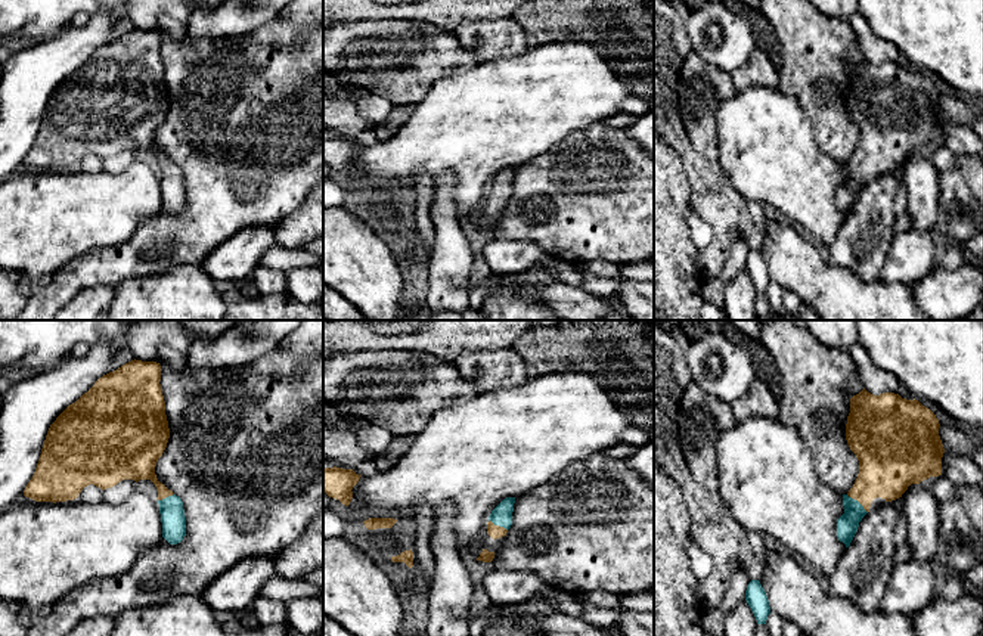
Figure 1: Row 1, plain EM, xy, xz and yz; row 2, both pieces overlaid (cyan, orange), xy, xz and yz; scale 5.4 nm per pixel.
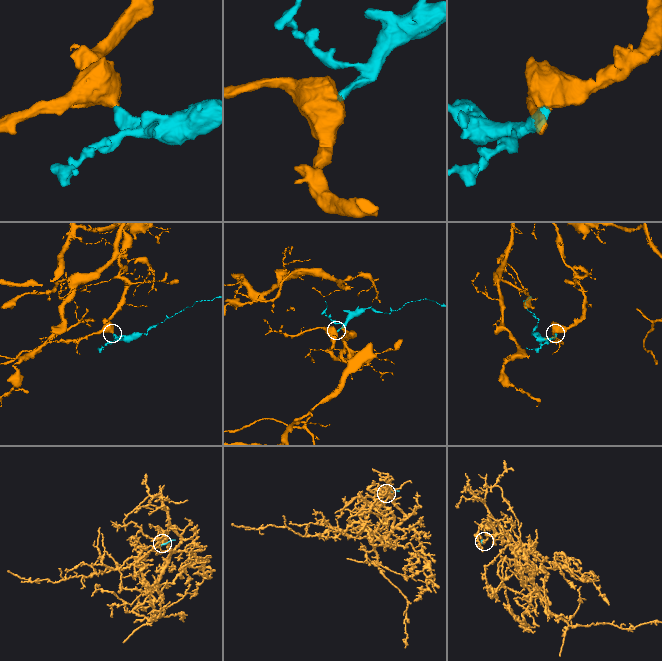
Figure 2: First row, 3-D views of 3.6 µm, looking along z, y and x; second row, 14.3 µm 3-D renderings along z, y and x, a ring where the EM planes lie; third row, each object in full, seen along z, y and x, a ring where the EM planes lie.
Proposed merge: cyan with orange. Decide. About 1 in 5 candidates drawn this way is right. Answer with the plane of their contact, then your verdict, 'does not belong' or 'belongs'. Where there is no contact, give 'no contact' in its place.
yz | belongs

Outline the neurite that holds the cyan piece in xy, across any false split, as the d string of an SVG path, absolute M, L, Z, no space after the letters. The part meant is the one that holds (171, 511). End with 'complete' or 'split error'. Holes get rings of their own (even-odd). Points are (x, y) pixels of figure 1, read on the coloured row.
M131 360L99 378L75 403L50 425L35 472L24 496L35 502L66 502L90 484L106 490L123 480L151 480L158 490L162 537L177 545L186 536L183 502L158 481L155 466L162 456L170 428L161 390L161 364Z | split error

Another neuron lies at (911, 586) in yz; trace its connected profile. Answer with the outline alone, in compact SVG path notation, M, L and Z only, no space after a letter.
M899 564L887 580L880 609L890 615L914 617L937 595L933 564Z

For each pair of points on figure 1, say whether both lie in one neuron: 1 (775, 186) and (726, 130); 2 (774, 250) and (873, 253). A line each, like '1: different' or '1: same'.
1: same
2: different

